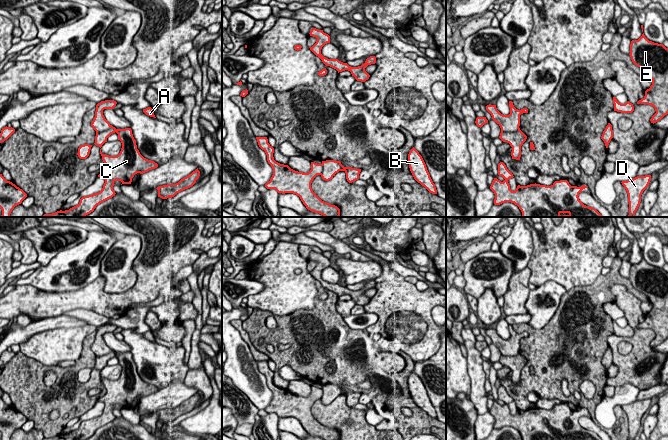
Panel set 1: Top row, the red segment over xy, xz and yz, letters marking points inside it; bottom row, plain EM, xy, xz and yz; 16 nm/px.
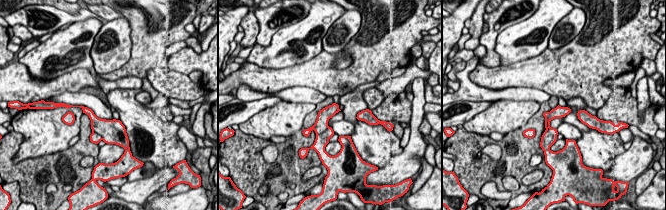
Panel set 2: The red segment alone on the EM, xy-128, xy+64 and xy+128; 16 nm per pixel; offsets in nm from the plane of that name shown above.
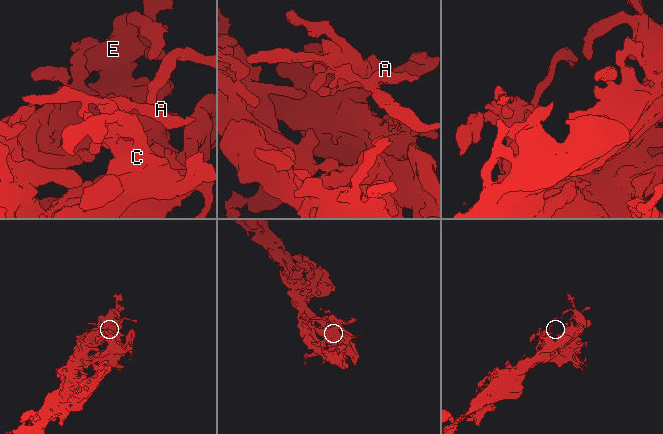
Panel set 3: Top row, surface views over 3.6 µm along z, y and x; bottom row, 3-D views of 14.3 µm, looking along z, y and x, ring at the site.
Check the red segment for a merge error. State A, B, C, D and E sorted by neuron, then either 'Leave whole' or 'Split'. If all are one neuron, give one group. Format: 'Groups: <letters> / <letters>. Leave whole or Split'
Groups: A / B C D E. Split

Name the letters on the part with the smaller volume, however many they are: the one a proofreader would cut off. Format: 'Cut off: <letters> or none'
Cut off: A

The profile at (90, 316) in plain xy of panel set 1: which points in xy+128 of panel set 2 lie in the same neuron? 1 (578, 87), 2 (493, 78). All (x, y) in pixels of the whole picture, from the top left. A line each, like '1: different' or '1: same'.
1: different
2: different

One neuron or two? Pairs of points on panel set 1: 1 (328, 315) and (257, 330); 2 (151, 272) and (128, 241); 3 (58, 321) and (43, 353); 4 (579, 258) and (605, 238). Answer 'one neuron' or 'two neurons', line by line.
1: one neuron
2: two neurons
3: two neurons
4: one neuron

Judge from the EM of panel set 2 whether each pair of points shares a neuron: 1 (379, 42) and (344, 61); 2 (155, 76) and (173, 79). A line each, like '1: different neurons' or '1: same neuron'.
1: different neurons
2: same neuron

